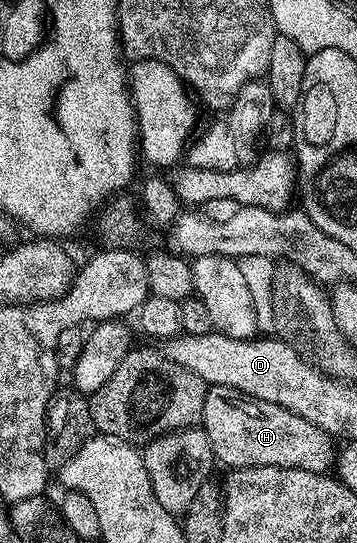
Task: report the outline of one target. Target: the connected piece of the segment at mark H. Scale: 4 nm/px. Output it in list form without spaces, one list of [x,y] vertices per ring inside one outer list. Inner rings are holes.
[[[212,385],[207,388],[201,428],[206,430],[208,443],[215,458],[226,467],[243,469],[253,465],[275,465],[326,473],[335,464],[335,438],[316,423],[302,419],[276,403],[264,403],[255,397],[244,397],[232,387]]]

